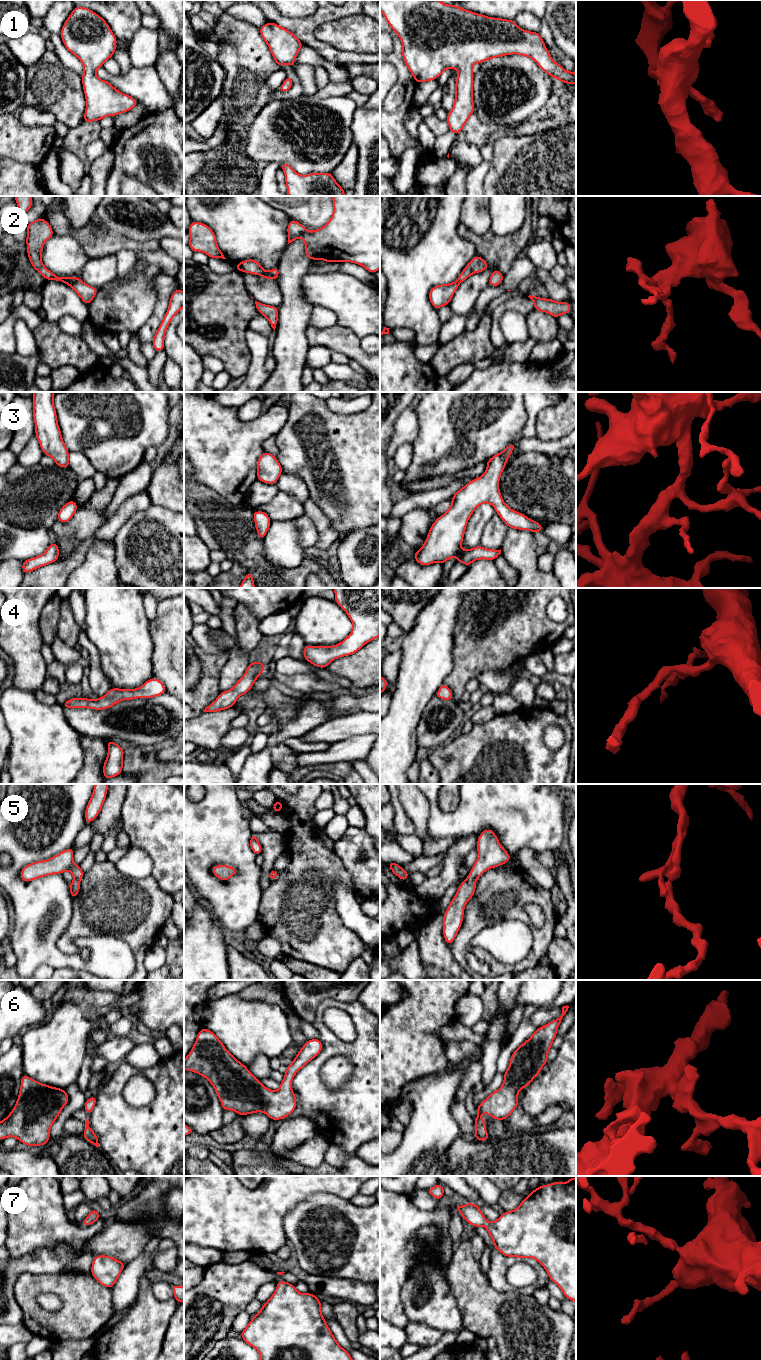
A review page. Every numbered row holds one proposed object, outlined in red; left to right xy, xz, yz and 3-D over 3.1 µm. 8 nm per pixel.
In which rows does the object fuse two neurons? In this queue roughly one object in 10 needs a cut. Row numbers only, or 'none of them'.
2

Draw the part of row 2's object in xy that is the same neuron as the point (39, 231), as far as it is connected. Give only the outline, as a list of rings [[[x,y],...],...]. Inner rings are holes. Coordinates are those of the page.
[[[39,218],[30,224],[26,225],[27,227],[27,254],[33,268],[38,271],[45,280],[51,280],[55,277],[59,277],[53,274],[50,270],[48,270],[42,262],[41,255],[42,249],[45,242],[50,239],[54,232],[50,226],[50,224],[42,218]],[[59,277],[65,281],[73,282],[78,279],[78,277]]]

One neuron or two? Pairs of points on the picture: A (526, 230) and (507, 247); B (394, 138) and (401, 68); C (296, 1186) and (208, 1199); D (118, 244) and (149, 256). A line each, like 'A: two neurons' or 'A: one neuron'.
A: one neuron
B: one neuron
C: one neuron
D: two neurons

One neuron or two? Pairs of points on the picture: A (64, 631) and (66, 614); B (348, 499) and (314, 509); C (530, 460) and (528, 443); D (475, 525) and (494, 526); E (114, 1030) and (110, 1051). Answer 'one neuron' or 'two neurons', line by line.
A: one neuron
B: two neurons
C: two neurons
D: two neurons
E: two neurons

